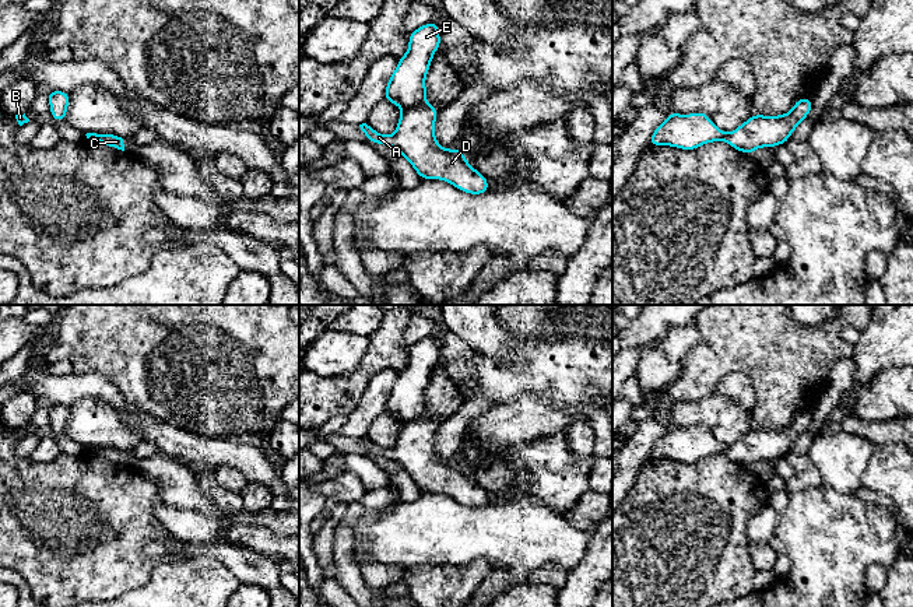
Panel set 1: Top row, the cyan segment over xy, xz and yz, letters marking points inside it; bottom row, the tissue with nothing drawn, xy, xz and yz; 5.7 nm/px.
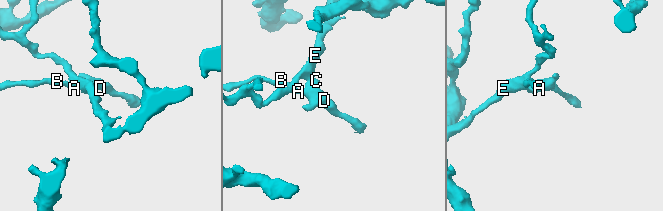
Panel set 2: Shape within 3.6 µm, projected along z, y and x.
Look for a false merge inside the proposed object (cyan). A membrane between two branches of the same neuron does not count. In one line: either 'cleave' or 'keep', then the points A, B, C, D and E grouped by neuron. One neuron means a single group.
cleave; groups A B C D / E

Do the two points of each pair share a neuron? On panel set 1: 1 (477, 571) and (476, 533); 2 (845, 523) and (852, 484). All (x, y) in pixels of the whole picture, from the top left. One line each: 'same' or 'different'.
1: different
2: different

